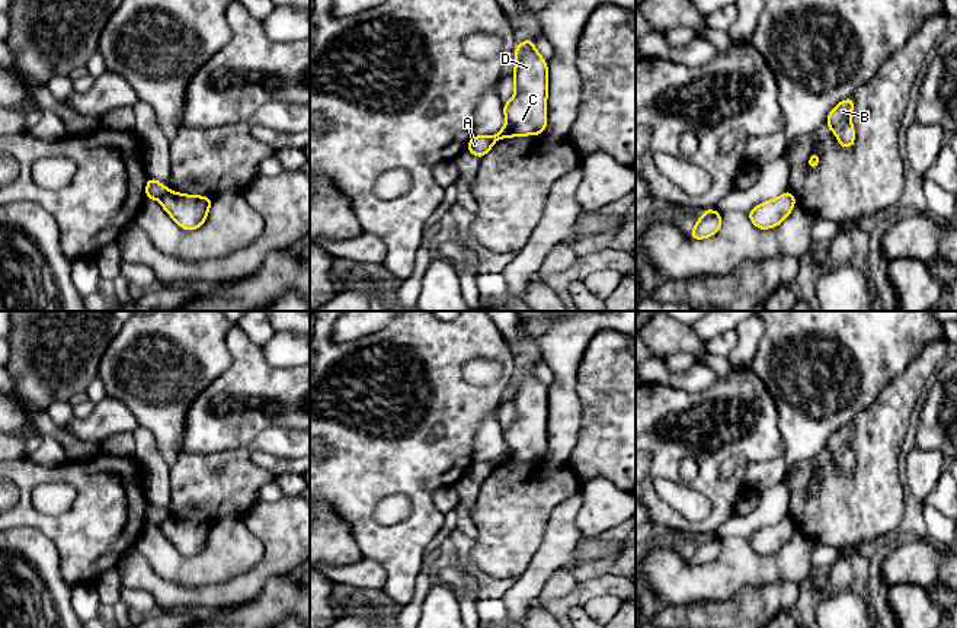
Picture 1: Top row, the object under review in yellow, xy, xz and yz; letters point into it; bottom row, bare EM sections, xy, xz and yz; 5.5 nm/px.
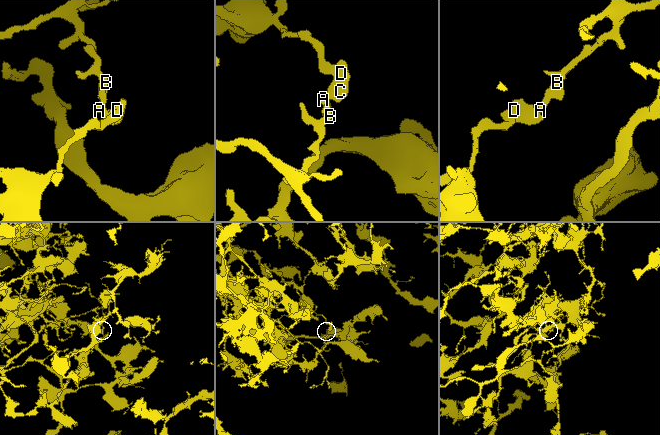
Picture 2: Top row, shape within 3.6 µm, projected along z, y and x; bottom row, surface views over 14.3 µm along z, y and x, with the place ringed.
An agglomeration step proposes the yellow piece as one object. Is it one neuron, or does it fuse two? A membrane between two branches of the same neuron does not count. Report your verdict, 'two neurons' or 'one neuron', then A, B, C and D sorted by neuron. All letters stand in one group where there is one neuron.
two neurons; groups A B / C D

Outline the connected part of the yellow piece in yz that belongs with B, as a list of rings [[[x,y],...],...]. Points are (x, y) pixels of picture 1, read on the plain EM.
[[[848,423],[838,429],[828,440],[826,449],[836,461],[842,474],[849,474],[855,468],[855,455],[851,448],[854,435],[854,423]]]

